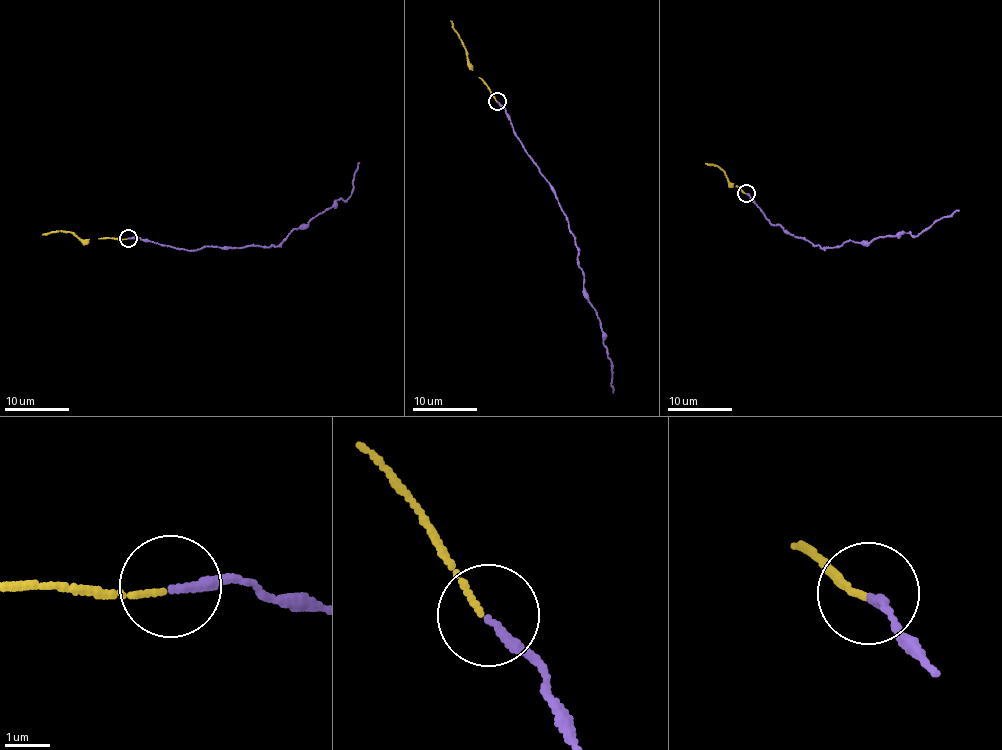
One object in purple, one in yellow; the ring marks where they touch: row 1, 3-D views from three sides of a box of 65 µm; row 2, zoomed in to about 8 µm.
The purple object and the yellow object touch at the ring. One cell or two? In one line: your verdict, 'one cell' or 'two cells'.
one cell

